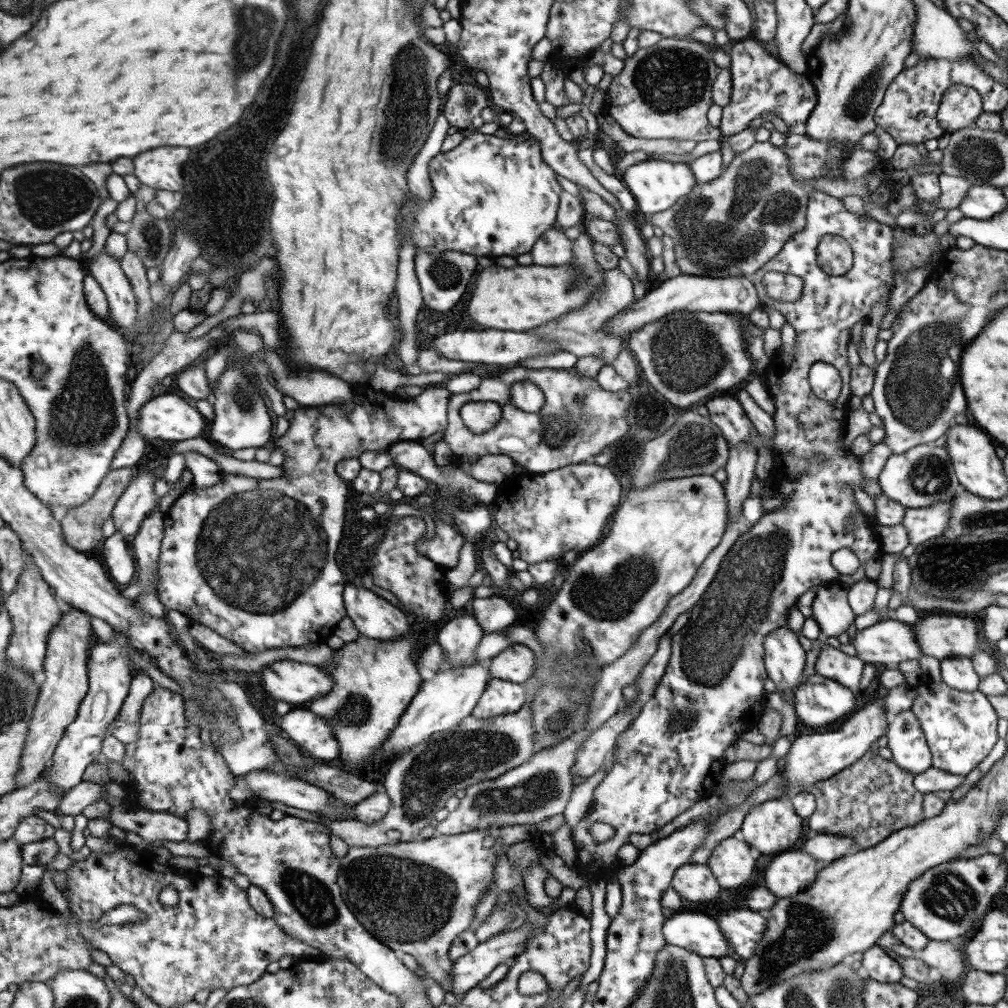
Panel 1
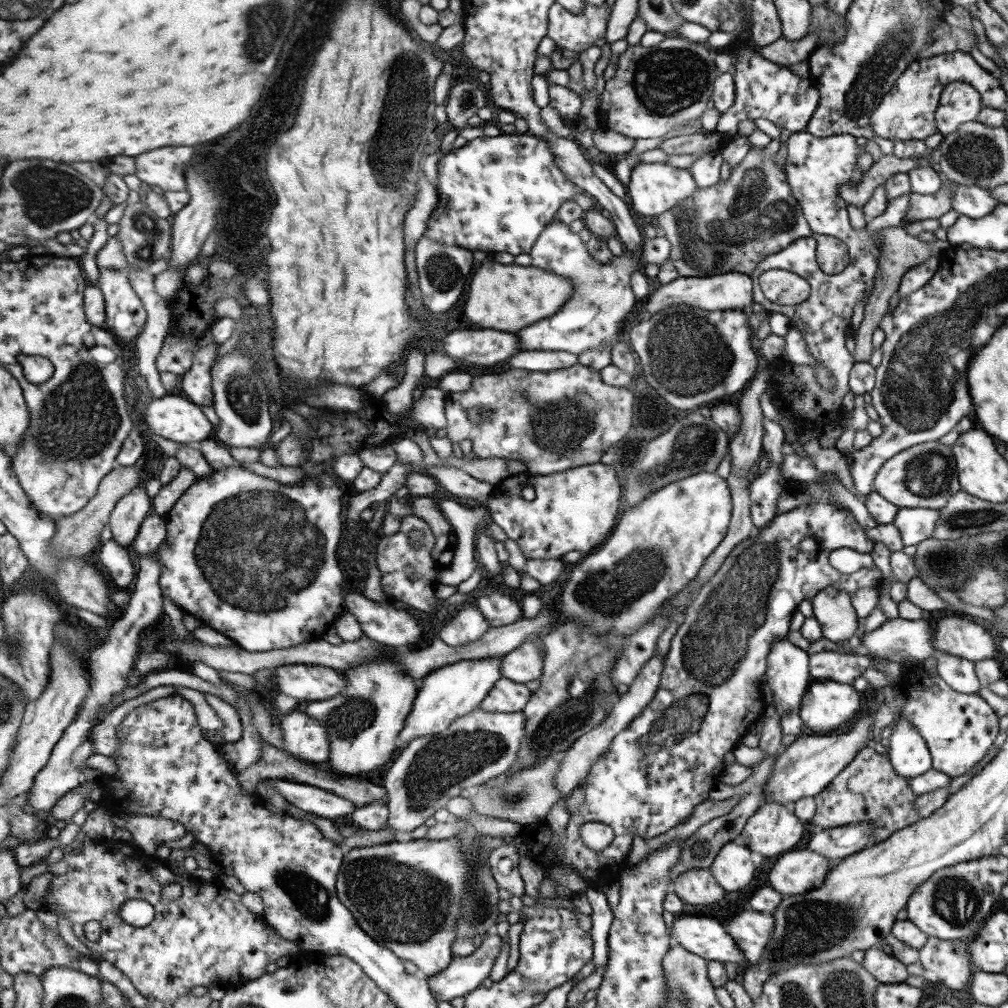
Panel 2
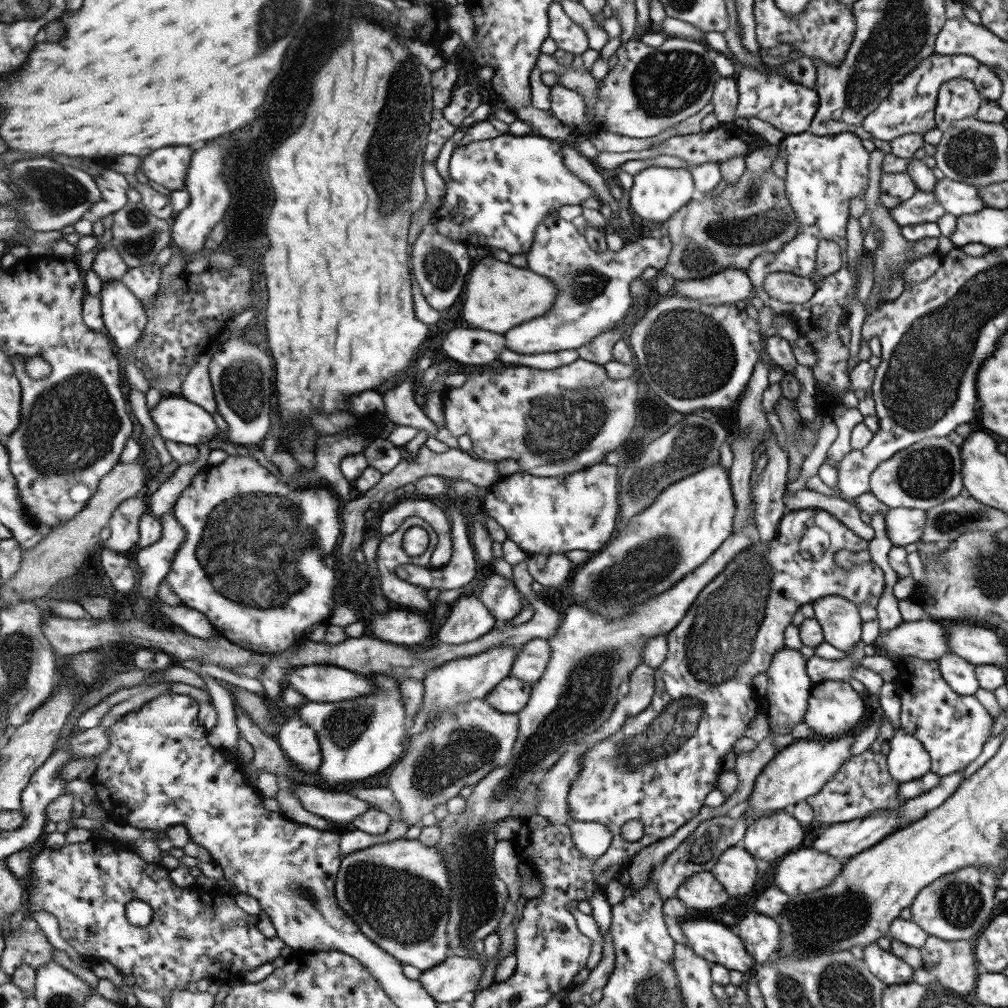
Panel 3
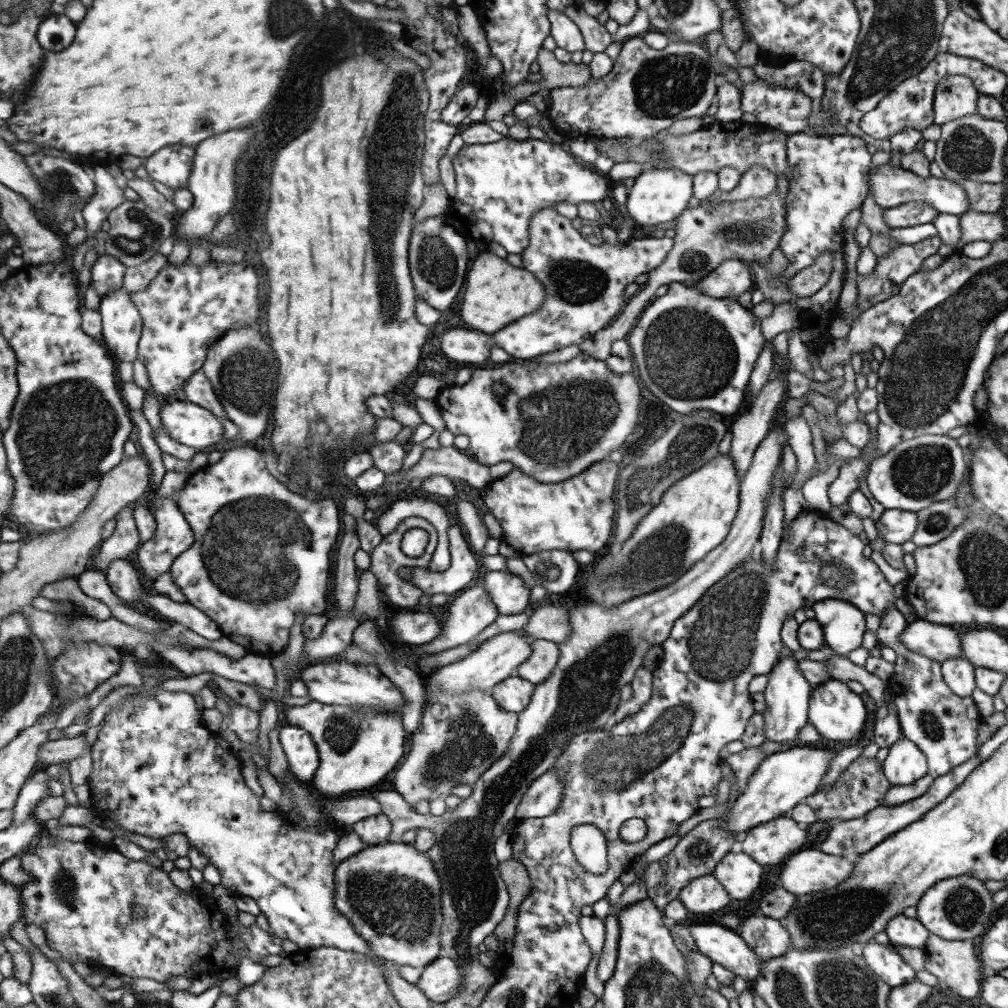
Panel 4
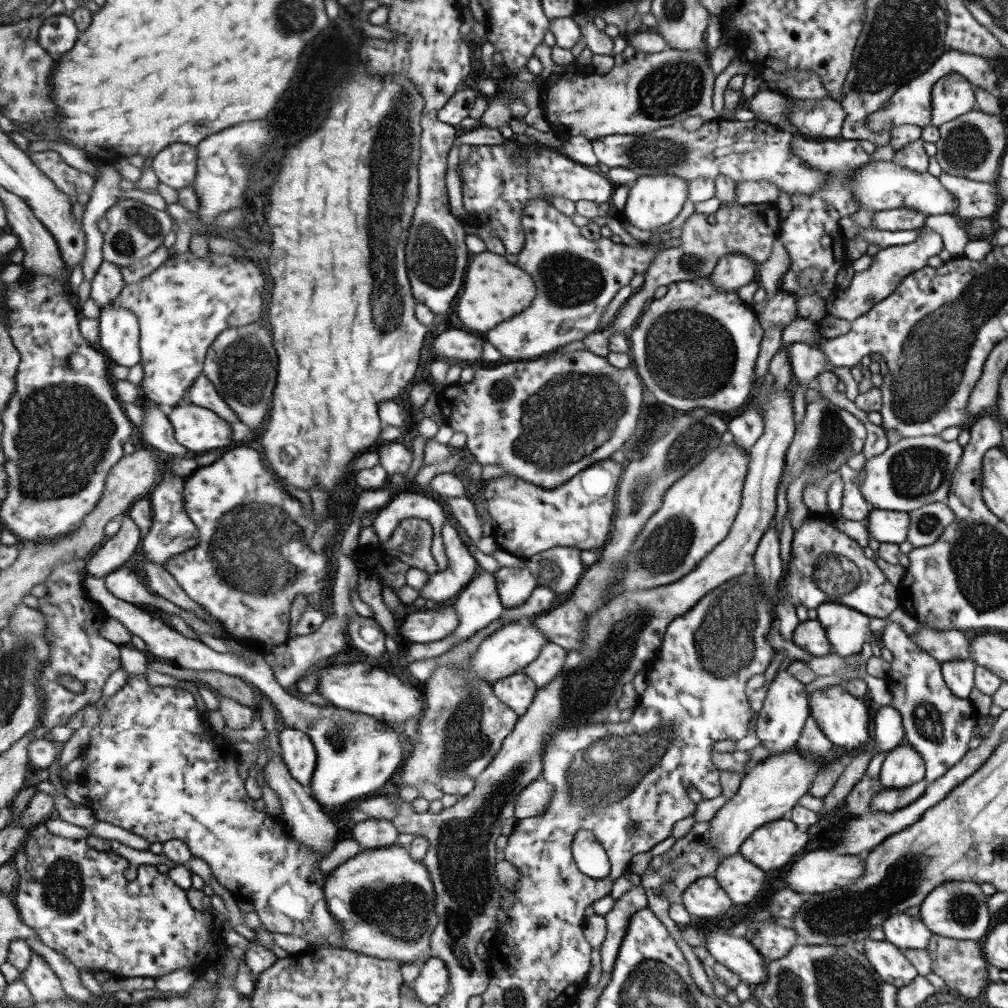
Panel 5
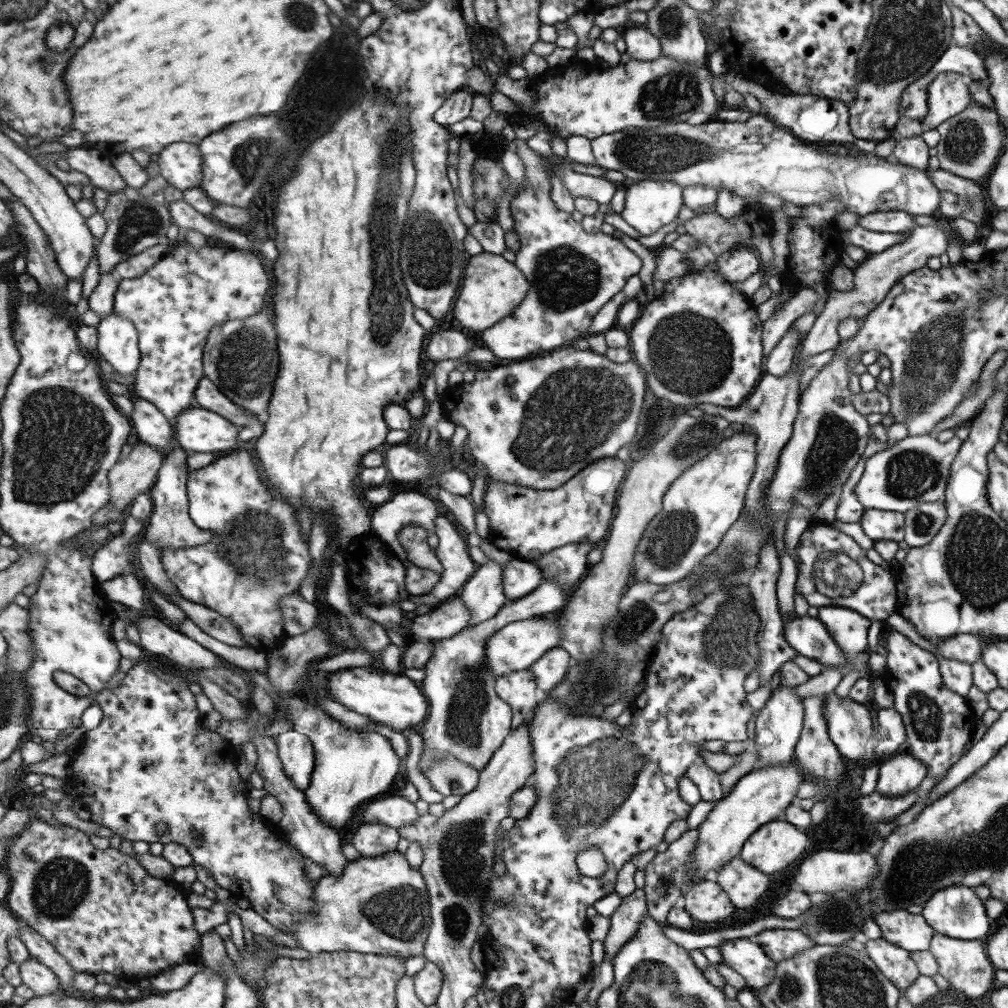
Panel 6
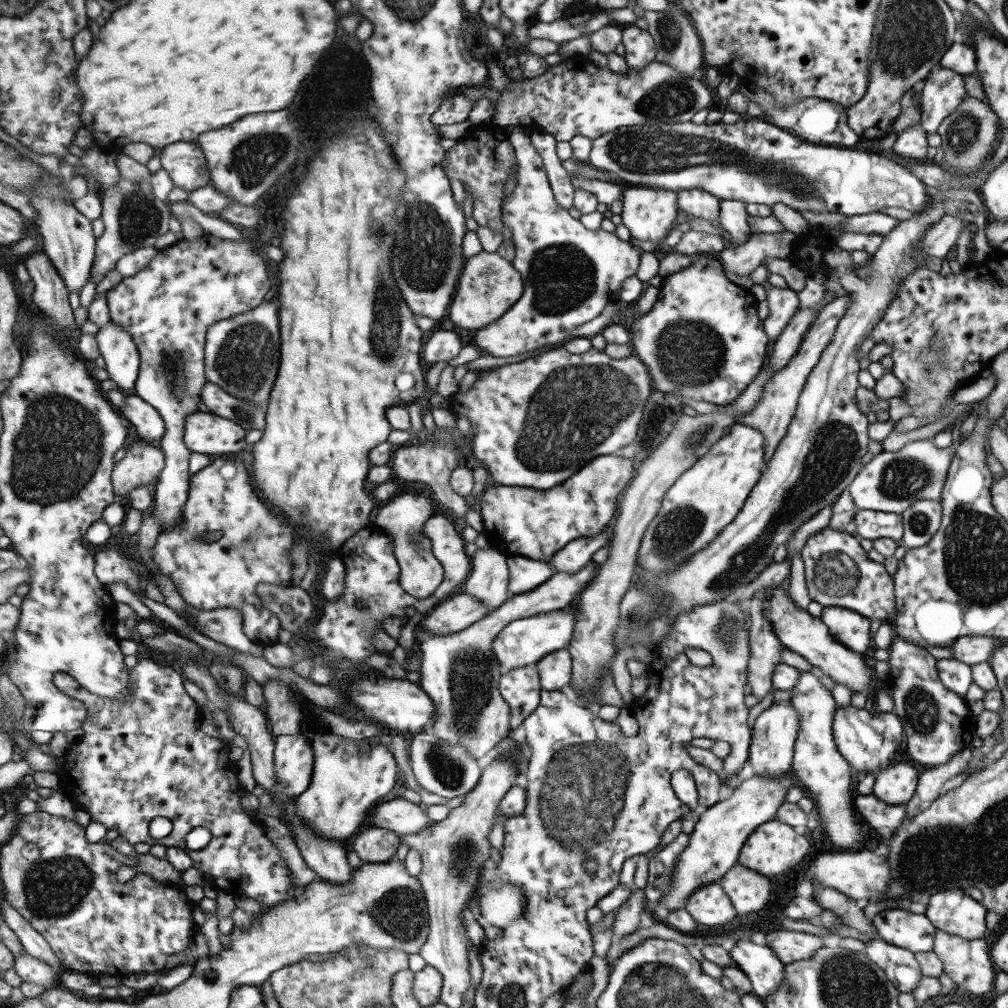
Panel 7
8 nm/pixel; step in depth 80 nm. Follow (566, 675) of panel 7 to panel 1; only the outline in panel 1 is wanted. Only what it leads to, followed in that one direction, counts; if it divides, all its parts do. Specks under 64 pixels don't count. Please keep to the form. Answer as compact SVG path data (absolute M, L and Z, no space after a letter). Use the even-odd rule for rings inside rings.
M513 643L501 652L489 664L493 679L509 680L517 684L527 682L536 669L535 652L519 643Z

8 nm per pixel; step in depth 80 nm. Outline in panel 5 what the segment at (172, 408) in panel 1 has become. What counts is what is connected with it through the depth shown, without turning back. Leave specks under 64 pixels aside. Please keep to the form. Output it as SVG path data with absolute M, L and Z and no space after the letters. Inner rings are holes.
M179 405L169 410L176 439L191 451L209 453L233 442L231 424L213 410L194 405Z

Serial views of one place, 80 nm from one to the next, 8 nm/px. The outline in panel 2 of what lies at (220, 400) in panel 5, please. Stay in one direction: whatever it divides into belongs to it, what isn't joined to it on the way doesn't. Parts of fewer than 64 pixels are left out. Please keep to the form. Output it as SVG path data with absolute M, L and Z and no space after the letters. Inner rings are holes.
M214 342L197 351L192 367L182 375L182 391L199 405L213 406L212 368L217 360L217 345Z

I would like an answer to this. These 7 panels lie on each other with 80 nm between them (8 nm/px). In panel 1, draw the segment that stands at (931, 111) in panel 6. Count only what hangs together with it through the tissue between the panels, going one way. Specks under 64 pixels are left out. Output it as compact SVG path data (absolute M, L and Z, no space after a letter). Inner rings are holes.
M962 85L949 86L940 98L940 103L935 115L937 124L946 132L953 132L960 128L974 125L975 119L982 113L982 102L973 88Z

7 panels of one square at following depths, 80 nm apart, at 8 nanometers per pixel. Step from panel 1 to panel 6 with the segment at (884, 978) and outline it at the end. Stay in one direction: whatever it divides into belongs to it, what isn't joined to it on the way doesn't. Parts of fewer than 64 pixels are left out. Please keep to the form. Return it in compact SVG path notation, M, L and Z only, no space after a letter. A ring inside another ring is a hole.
M882 938L867 939L863 950L877 970L899 990L907 988L919 976L910 952Z

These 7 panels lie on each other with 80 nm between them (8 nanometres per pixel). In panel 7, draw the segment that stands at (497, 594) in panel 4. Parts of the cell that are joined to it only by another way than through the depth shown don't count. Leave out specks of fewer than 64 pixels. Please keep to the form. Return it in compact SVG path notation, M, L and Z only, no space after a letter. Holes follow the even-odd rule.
M508 556L511 570L509 590L511 595L523 594L545 584L556 574L550 561L533 560L527 556Z

